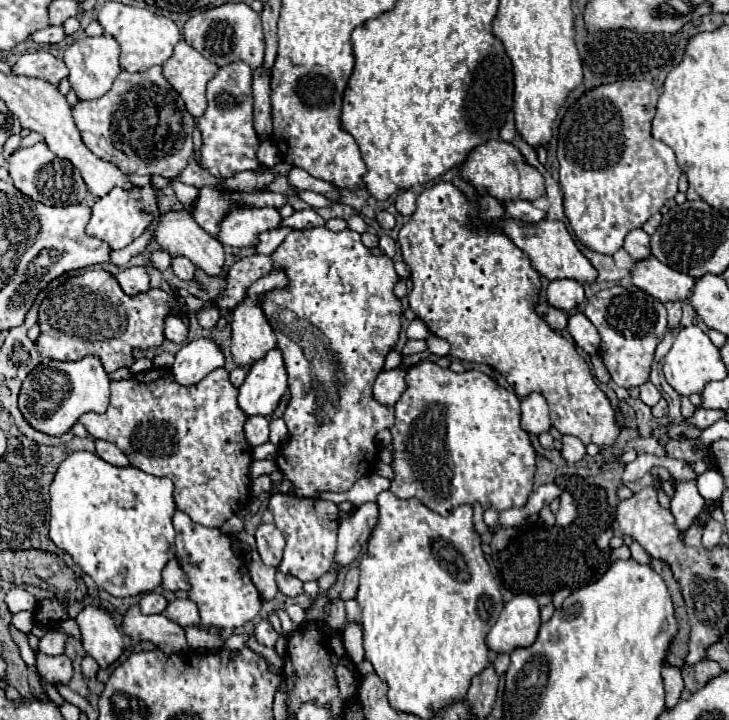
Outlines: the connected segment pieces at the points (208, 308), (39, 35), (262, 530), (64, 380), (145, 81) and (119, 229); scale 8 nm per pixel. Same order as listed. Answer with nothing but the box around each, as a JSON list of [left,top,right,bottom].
[[195,304,219,328],[29,26,65,44],[255,524,285,566],[19,356,109,436],[71,66,195,178],[87,186,159,250]]

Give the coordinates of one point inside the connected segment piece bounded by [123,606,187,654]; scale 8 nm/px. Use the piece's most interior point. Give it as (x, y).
(164, 633)

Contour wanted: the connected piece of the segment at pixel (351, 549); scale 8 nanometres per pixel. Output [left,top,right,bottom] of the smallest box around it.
[335,502,379,566]

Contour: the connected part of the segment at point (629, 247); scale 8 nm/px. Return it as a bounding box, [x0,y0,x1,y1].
[623,228,651,260]

